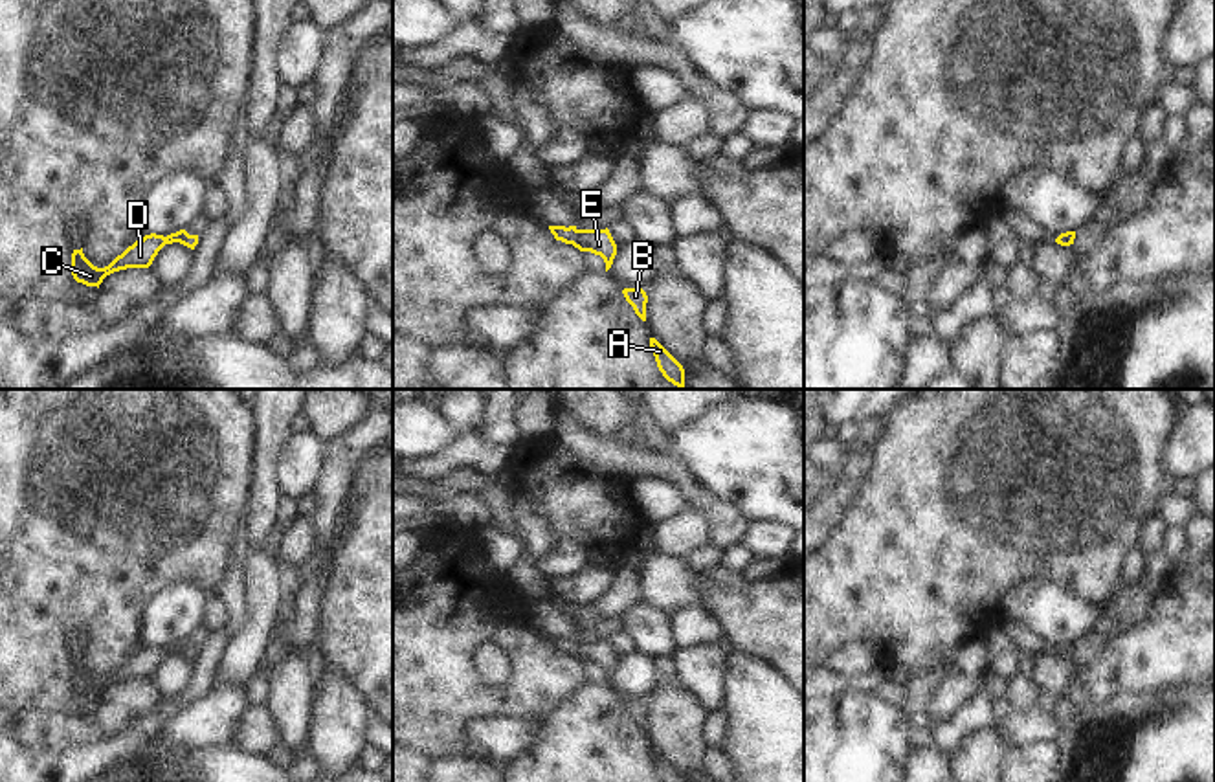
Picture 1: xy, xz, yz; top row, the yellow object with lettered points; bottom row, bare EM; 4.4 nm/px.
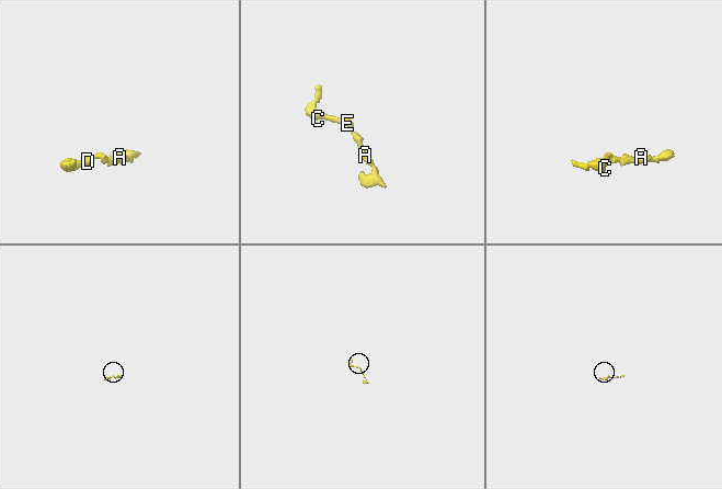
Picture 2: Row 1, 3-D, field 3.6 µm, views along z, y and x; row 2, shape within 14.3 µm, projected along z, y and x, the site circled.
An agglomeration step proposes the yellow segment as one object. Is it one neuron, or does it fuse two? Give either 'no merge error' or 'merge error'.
no merge error

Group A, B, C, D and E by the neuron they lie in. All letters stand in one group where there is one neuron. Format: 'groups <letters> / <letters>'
groups A B C D E

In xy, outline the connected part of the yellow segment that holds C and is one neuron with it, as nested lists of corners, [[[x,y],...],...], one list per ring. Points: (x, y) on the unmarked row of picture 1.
[[[185,641],[163,646],[145,646],[143,650],[136,652],[128,657],[121,666],[117,666],[108,677],[97,679],[94,677],[81,661],[73,661],[72,665],[72,687],[77,694],[86,698],[97,698],[103,690],[114,683],[127,681],[127,679],[149,679],[158,666],[158,663],[165,655],[180,654],[191,661],[198,655],[198,646],[189,646]]]

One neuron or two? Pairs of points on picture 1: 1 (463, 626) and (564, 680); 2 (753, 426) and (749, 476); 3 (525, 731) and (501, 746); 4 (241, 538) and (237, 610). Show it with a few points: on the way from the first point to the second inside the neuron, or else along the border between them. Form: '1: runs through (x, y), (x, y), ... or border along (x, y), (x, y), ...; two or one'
1: runs through (489, 626), (538, 670); one
2: runs through (753, 439), (753, 463); one
3: runs through (520, 733), (507, 740); one
4: runs through (237, 557), (235, 592); one

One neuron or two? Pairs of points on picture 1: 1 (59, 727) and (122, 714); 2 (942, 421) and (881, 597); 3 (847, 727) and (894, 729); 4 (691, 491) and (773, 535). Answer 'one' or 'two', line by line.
1: one
2: one
3: one
4: two

